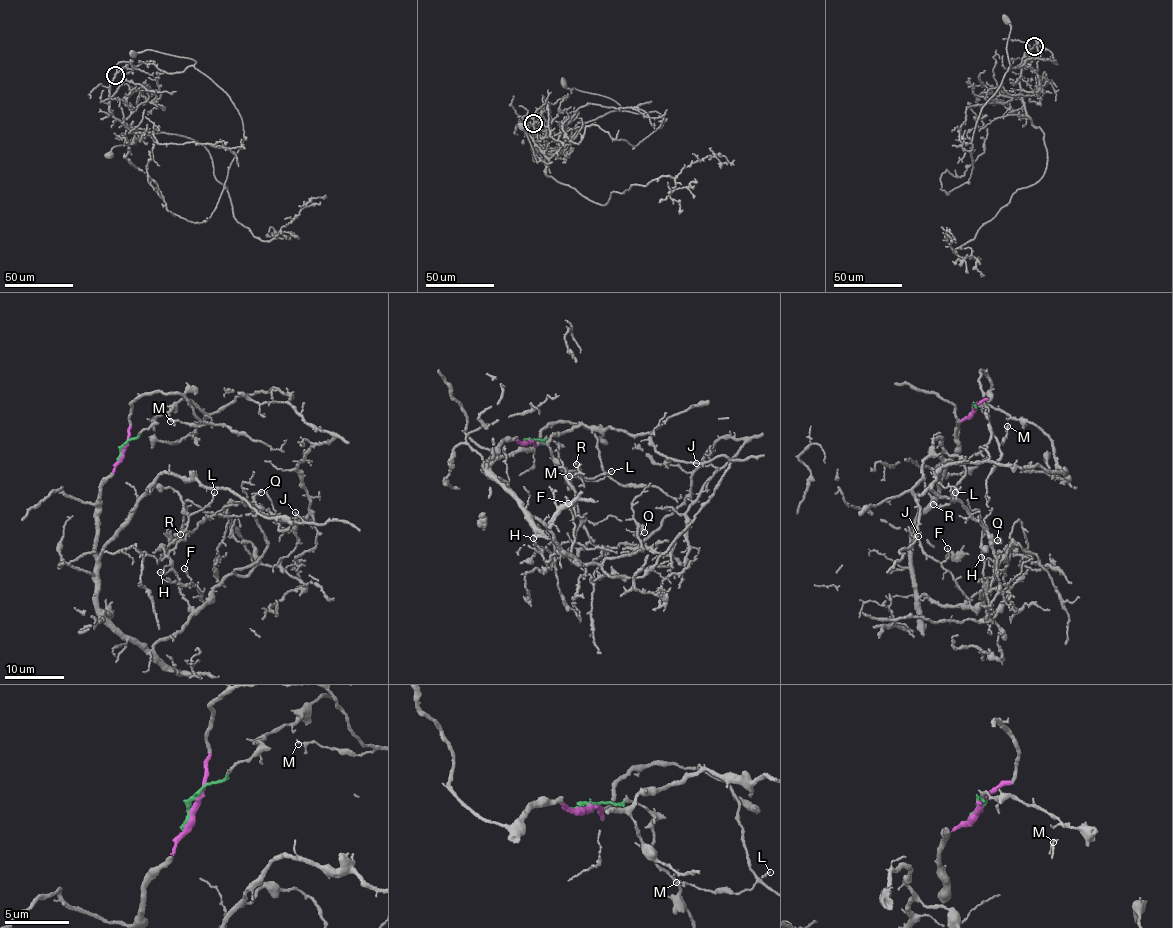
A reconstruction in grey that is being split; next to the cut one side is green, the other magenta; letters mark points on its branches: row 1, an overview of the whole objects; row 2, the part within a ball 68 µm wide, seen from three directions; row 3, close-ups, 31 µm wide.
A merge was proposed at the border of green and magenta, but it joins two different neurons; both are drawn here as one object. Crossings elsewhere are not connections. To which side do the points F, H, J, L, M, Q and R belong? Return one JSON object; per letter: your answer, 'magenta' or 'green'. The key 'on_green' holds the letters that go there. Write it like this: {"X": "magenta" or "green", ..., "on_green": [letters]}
{"F": "magenta", "H": "magenta", "J": "magenta", "L": "magenta", "M": "magenta", "Q": "magenta", "R": "magenta", "on_green": []}

